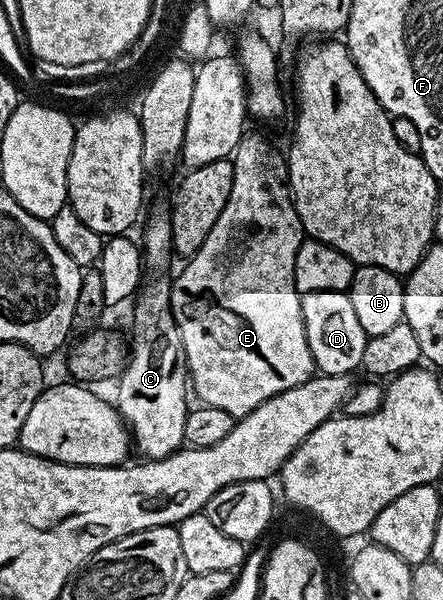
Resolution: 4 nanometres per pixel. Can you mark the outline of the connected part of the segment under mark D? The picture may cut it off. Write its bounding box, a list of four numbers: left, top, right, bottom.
[301,292,367,376]

